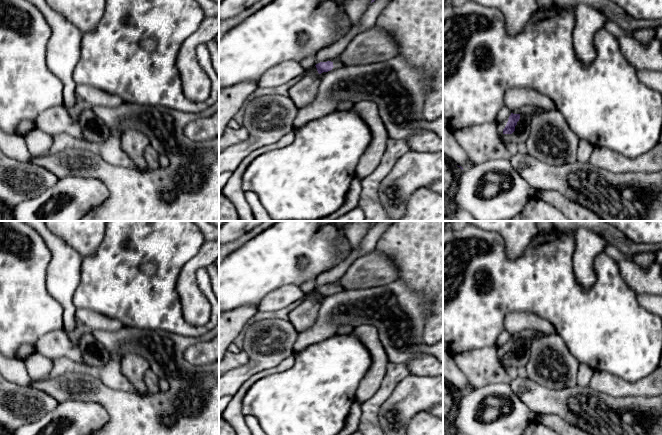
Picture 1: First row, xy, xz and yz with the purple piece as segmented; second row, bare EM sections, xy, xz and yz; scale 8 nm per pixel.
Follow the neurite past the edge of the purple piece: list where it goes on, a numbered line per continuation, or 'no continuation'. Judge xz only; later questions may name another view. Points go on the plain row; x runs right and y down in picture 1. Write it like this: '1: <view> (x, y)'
1: xz (302, 317)

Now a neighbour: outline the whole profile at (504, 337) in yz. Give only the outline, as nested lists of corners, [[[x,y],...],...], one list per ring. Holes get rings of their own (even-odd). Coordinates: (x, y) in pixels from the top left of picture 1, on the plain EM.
[[[503,331],[499,335],[499,337],[498,337],[497,341],[496,341],[496,346],[501,347],[501,346],[507,344],[509,342],[509,340],[511,339],[511,337],[512,337],[512,335],[509,332]]]

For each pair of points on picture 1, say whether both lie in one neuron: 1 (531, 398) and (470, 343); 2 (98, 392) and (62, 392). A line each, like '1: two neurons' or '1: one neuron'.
1: two neurons
2: one neuron

